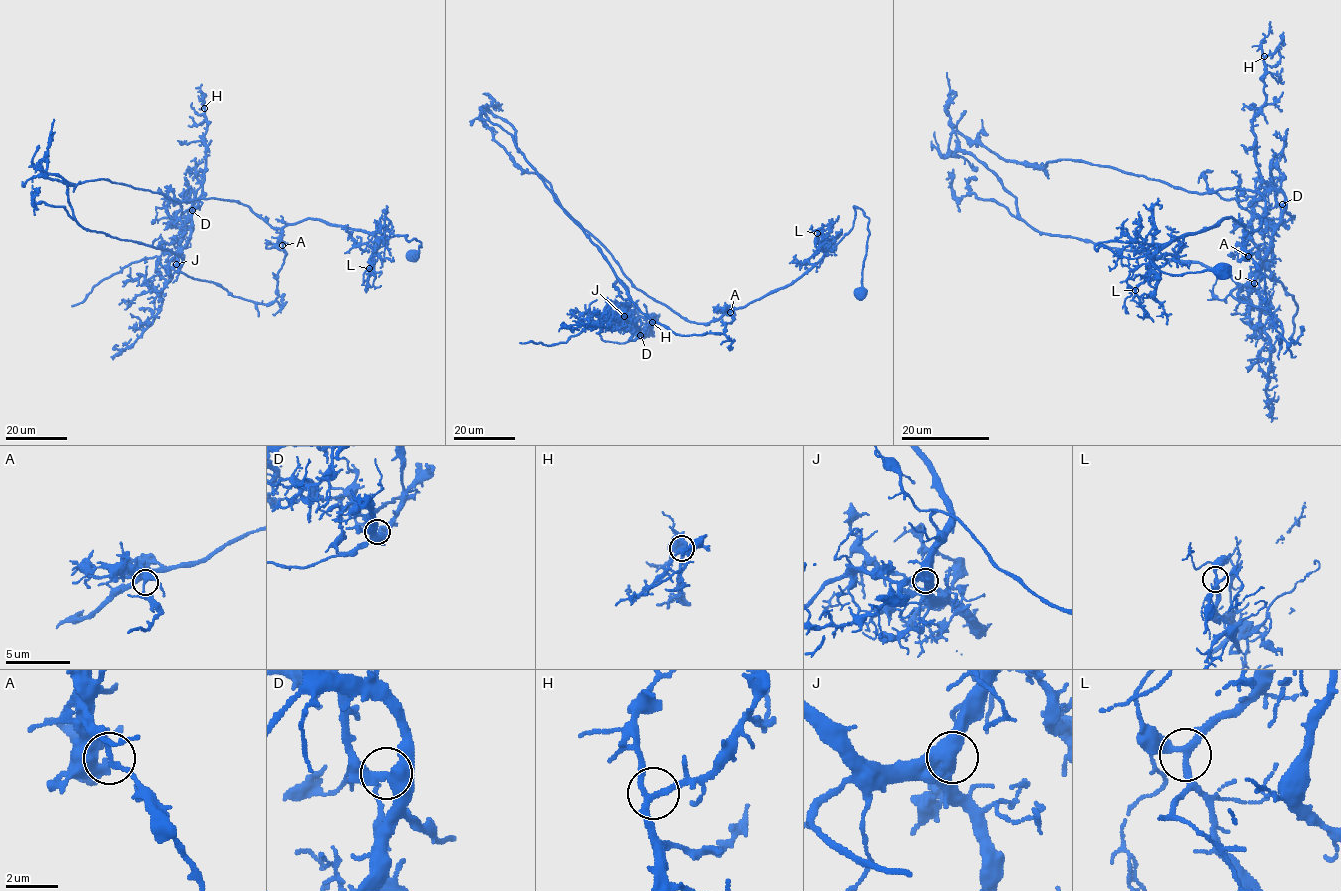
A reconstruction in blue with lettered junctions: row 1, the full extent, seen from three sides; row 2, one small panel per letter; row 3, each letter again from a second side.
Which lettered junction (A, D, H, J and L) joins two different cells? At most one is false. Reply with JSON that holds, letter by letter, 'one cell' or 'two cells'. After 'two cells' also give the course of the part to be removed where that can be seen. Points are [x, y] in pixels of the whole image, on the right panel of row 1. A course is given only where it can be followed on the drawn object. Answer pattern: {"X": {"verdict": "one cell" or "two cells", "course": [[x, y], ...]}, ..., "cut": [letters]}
{"A": {"verdict": "two cells", "course": [[1249, 256], [1244, 234], [1265, 214], [1259, 192], [1197, 193], [1074, 160], [1004, 160], [957, 129], [965, 110]]}, "D": {"verdict": "one cell"}, "H": {"verdict": "one cell"}, "J": {"verdict": "one cell"}, "L": {"verdict": "one cell"}, "cut": ["A"]}

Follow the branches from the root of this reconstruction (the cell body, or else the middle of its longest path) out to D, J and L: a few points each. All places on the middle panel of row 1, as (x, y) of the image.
D: (862, 293), (869, 219), (854, 206), (835, 246), (730, 309), (723, 333), (676, 335), (627, 300), (640, 335)
J: (862, 293), (869, 219), (854, 206), (835, 246), (730, 309), (723, 333), (676, 335), (629, 300), (624, 316)
L: (862, 293), (869, 234), (864, 213), (854, 206), (853, 227), (835, 246), (819, 242), (817, 233)

